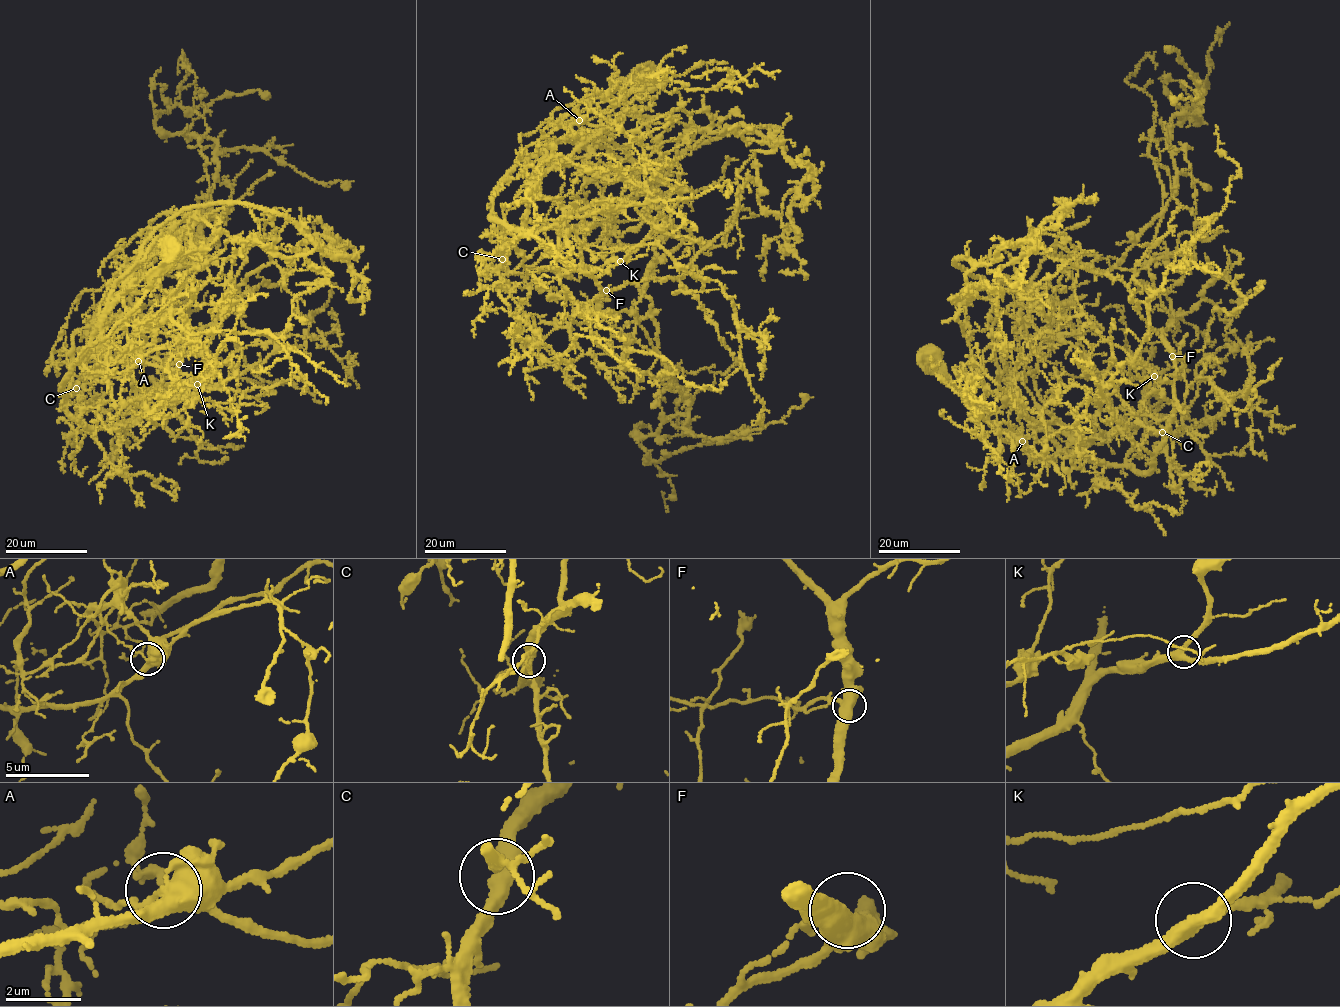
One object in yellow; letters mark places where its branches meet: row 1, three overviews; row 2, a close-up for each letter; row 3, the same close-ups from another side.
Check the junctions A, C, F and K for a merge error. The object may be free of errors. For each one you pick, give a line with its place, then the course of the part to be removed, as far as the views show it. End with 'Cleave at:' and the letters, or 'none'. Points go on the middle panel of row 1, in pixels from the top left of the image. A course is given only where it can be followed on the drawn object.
A: at (579, 120); foreign part runs (580, 120), (545, 170), (653, 172), (709, 129), (776, 126), (814, 169), (783, 234), (801, 267), (779, 272)
Cleave at: A

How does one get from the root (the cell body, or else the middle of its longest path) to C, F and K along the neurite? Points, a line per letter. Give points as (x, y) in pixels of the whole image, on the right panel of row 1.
C: (930, 354), (988, 425), (1010, 401), (1041, 424), (1063, 425), (1080, 445), (1136, 425), (1162, 432)
F: (930, 354), (988, 425), (1010, 401), (1084, 445), (1101, 410), (1157, 419), (1182, 405), (1184, 357), (1172, 356)
K: (930, 354), (988, 425), (1010, 401), (1085, 445), (1101, 410), (1128, 409), (1150, 454), (1174, 411), (1154, 376)

